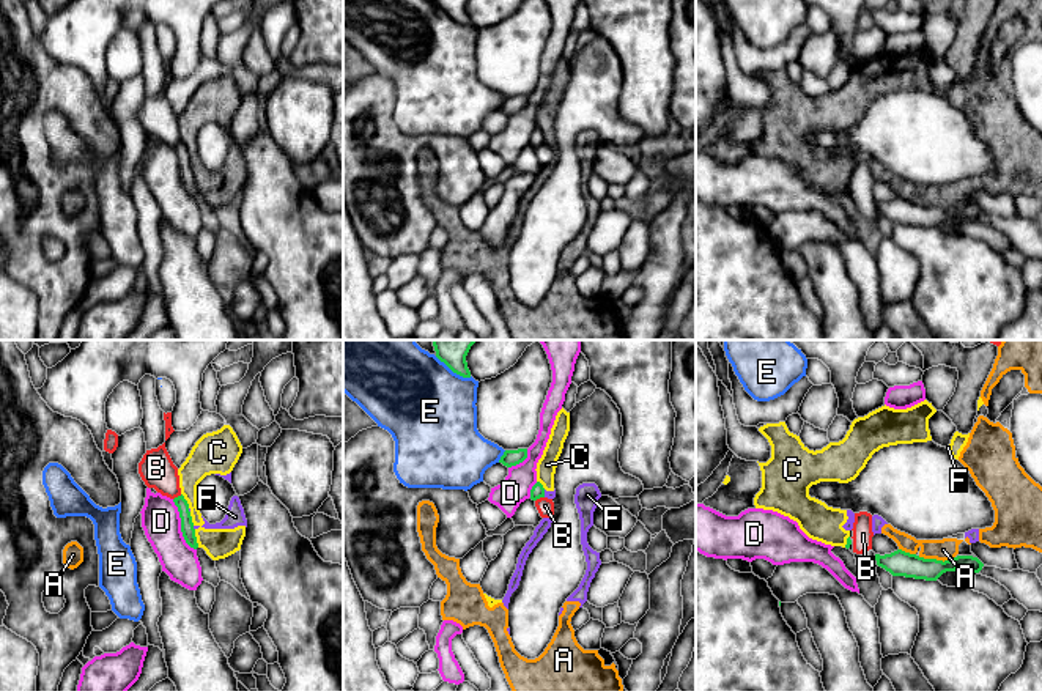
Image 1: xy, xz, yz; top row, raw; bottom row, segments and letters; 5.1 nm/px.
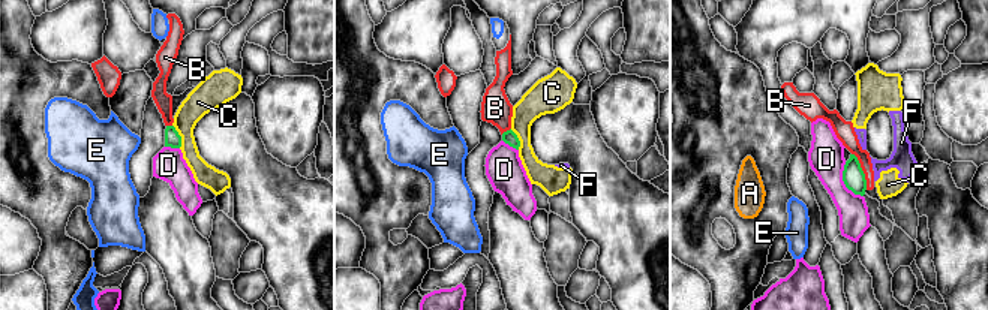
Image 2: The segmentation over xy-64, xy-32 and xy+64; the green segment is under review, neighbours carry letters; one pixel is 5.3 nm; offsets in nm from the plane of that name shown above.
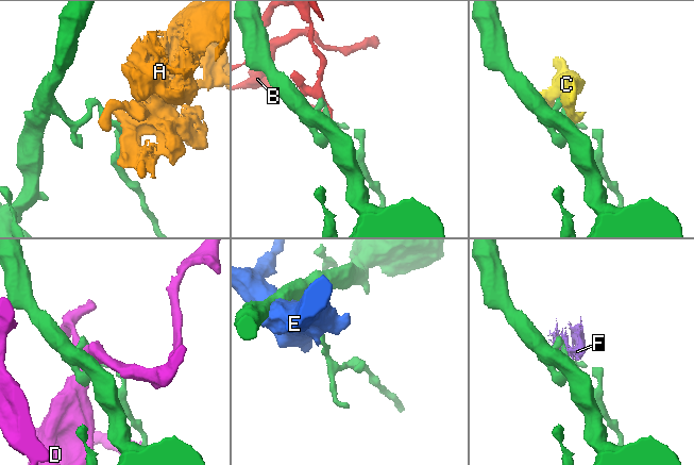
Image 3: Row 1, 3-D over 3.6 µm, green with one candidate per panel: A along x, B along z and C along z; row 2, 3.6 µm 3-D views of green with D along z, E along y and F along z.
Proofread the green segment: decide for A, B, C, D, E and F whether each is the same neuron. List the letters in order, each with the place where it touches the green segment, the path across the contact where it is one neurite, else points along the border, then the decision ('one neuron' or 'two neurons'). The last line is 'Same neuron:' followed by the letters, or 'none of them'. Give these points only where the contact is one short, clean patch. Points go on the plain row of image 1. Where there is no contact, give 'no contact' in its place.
A: meets green in yz at (935, 206); border along yz (918, 203), (943, 208), (954, 205); two neurons
B: meets green in xz at (539, 145); two neurons
C: meets green in xy at (195, 186); border along xy (194, 177), (199, 194); two neurons
D: meets green in xy at (181, 173); two neurons
E: meets green in xz at (454, 19); two neurons
F: meets green in xz at (543, 140); border along xz (543, 137), (545, 144); two neurons
Same neuron: none of them

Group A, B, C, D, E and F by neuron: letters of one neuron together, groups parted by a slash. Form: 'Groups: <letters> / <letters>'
Groups: A C F / B / D / E

